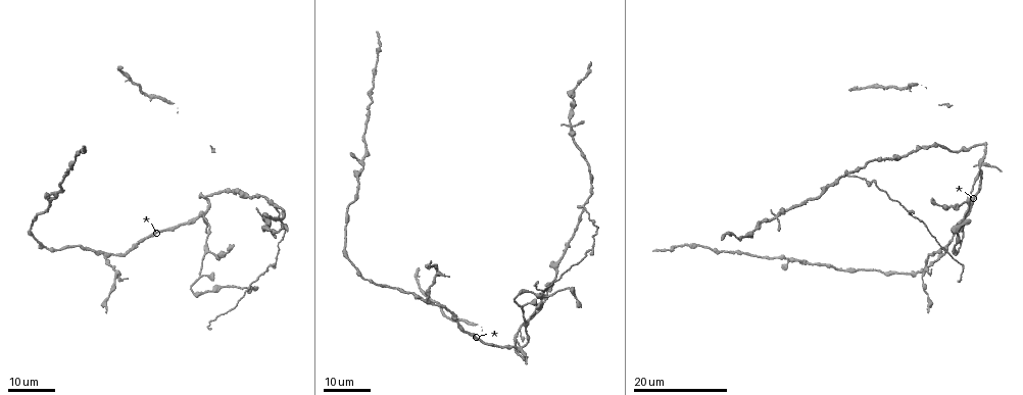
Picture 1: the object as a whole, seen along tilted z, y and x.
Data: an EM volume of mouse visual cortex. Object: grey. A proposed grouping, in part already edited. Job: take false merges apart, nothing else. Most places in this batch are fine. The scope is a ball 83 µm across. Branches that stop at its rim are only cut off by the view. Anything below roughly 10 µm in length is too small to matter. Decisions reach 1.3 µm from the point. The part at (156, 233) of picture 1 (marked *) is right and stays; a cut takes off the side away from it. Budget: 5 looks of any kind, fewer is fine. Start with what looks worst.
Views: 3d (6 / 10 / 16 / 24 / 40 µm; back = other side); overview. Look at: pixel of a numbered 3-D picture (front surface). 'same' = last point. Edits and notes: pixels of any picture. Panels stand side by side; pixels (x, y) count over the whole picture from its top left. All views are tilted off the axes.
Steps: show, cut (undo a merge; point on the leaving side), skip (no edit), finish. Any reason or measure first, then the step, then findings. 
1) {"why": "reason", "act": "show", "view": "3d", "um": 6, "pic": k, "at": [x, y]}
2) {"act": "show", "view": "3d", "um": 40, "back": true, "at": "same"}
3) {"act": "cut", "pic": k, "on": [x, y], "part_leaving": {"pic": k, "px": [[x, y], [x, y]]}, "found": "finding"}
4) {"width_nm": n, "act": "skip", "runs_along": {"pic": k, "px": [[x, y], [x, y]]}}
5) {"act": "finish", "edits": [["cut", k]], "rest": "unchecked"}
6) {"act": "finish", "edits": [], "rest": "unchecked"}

{"why": "four or more arms meet", "act": "show", "view": "3d", "um": 24, "pic": 1, "at": [583, 206]}

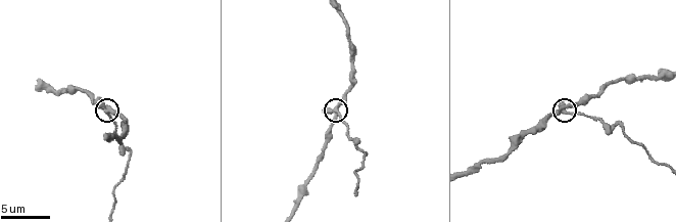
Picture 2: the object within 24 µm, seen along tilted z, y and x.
{"act": "show", "view": "3d", "um": 6, "pic": 2, "at": [339, 111]}

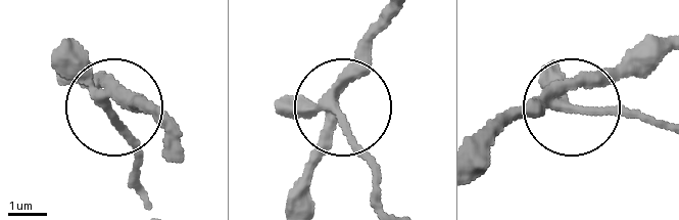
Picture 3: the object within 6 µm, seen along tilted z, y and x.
{"width_nm": 240, "act": "cut", "pic": 3, "on": [67, 47], "part_leaving": {"pic": 3, "px": [[103, 94], [132, 145], [131, 178]]}, "found": "two neurons meet here"}

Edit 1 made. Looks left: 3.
{"act": "show", "view": "3d", "um": 24, "pic": 1, "at": [103, 258]}

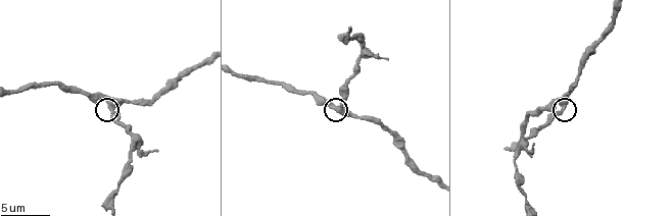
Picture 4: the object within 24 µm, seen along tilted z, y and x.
{"act": "show", "view": "3d", "um": 10, "pic": 4, "at": [565, 109]}

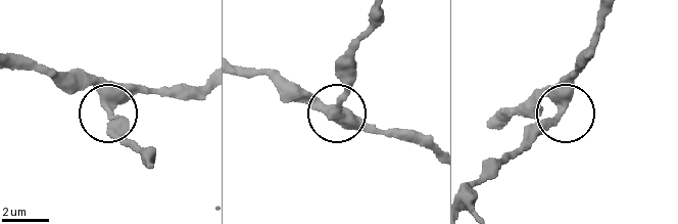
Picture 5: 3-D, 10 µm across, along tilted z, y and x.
{"side_arm_um": 18, "act": "skip", "found": "all the same neuron"}

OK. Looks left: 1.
{"act": "finish", "edits": [["cut", 3]], "rest": "unchecked"}

